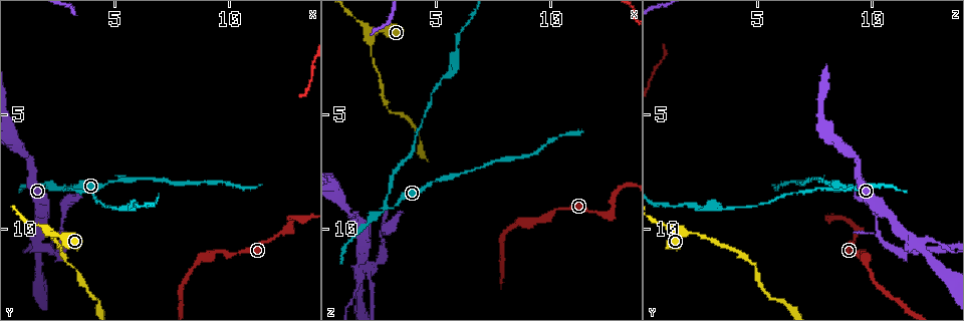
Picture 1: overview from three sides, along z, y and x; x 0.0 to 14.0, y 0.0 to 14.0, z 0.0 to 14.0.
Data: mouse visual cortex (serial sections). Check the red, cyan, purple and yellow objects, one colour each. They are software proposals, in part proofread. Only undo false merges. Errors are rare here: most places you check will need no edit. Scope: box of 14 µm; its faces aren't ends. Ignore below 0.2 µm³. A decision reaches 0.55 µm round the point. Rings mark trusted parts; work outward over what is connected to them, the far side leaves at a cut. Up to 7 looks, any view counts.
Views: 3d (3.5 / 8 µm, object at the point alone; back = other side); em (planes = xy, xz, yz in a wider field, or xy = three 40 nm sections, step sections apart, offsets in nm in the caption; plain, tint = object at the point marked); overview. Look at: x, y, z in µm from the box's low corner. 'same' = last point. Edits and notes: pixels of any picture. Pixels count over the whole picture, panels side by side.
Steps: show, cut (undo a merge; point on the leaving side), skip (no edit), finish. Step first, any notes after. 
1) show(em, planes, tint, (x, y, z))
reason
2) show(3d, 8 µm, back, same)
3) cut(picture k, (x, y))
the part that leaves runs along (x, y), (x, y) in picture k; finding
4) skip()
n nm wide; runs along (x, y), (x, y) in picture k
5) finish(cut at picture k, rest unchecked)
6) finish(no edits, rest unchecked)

show(3d, 3.5 µm, (1.5, 10.5, 12.3))
two arms in line, one across

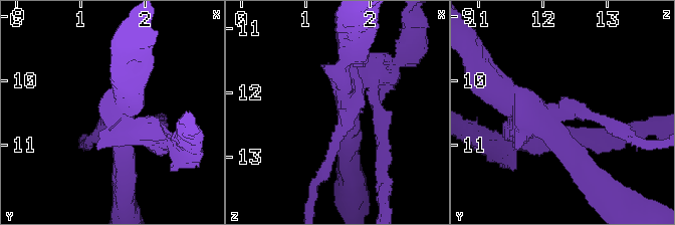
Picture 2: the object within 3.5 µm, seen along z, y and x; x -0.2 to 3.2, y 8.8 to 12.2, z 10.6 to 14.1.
show(em, xy, step 5, plain, (1.60, 10.55, 12.20))
3 arms; arms of 150, 250, 250 nm; now the EM

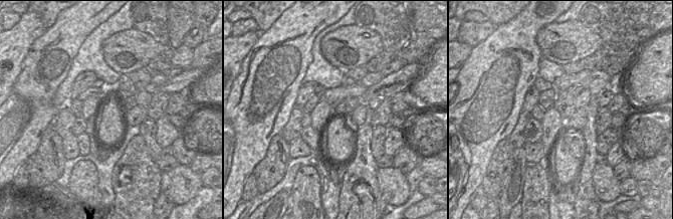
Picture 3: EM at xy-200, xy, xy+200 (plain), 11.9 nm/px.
show(em, xy, step 5, tint, same)
with the object marked

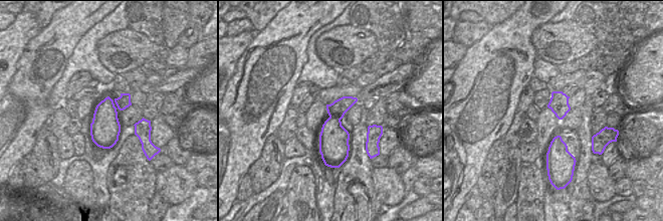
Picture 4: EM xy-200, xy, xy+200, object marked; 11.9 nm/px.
cut(picture 2, (151, 141))
280 nm wide; the part that leaves runs along (129, 118), (135, 130), (187, 142) in picture 2; two cells meet here

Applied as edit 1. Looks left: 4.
show(3d, 3.5 µm, (2.8, 8.1, 9.2))
abrupt turn

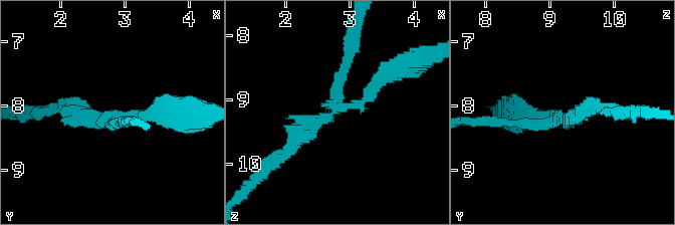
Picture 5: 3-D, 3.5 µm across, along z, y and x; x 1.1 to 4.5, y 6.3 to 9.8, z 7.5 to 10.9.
show(em, planes, tint, (2.90, 8.20, 9.15))

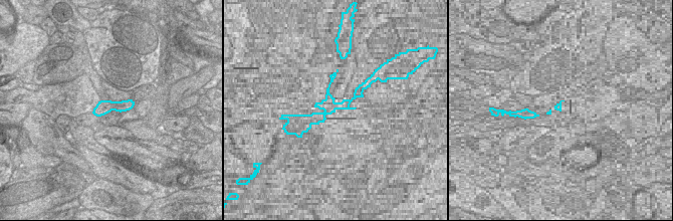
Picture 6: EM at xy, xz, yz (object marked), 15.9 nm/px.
cut(picture 5, (84, 121))
220 nm wide; the part that leaves runs along (341, 108), (334, 97), (350, 26) in picture 5; two cells meet here

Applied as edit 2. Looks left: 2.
finish(cut at picture 2, cut at picture 5, rest unchecked)

